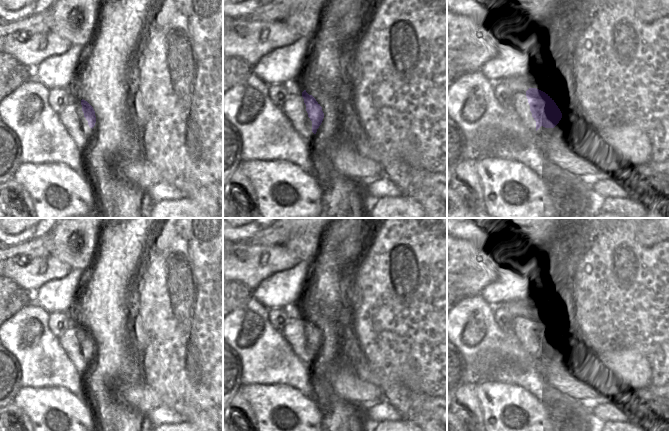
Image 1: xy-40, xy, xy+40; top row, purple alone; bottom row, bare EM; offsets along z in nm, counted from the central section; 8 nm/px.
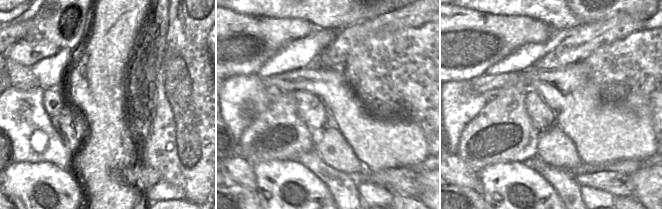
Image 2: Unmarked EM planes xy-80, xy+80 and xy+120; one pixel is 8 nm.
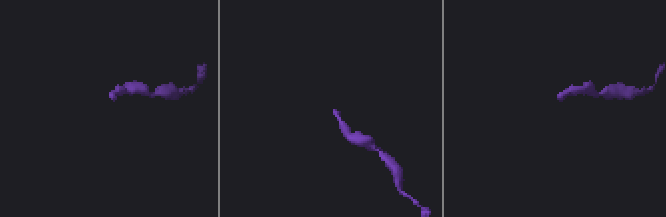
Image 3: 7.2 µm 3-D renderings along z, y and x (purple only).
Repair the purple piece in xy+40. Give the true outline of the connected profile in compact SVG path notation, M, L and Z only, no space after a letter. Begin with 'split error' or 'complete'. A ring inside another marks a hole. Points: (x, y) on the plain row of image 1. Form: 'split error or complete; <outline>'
split error; M529 312L525 318L515 319L510 330L522 347L533 356L541 350L554 352L562 342L554 324L537 312Z

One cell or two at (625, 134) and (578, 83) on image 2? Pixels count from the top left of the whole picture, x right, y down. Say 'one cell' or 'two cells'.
one cell

